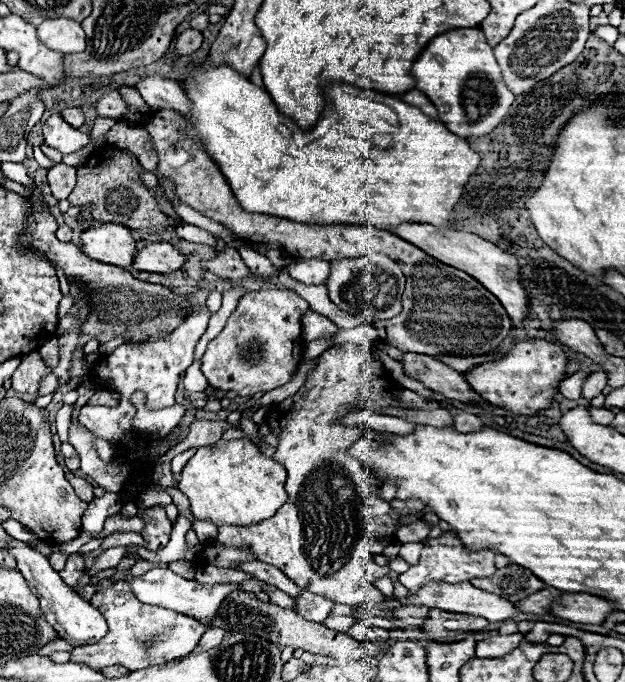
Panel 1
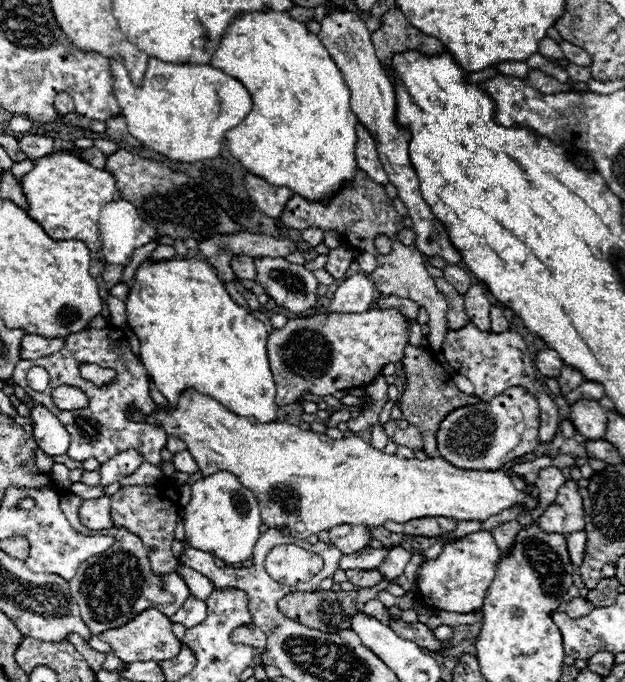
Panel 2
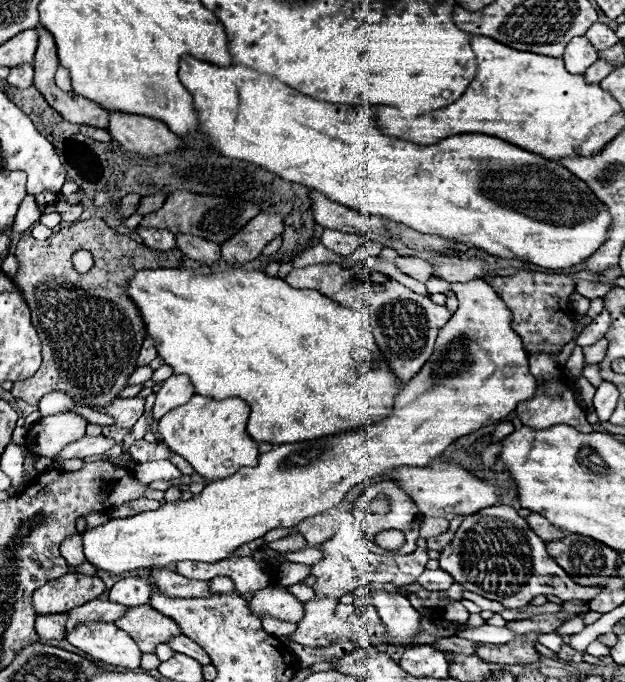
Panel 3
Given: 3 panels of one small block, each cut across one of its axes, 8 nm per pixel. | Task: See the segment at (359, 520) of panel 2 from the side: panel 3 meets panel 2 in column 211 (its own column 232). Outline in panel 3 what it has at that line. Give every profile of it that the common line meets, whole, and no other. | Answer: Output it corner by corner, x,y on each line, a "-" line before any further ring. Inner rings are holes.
194,394
186,404
172,408
158,420
158,432
162,440
180,456
184,456
192,468
206,480
220,480
232,476
242,466
258,464
258,444
248,436
246,422
250,406
240,398
214,400

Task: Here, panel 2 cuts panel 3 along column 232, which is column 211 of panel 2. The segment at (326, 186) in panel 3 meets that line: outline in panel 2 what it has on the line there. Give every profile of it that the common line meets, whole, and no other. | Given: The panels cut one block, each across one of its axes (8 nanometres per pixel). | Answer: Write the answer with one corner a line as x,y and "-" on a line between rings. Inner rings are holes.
150,58
148,70
144,76
144,84
136,88
130,82
128,70
122,62
110,60
112,64
112,78
114,78
114,94
120,104
122,116
128,124
128,132
140,140
144,146
156,150
158,154
168,156
170,160
178,162
198,162
198,160
210,160
220,156
222,142
226,138
226,132
234,126
238,126
246,114
252,110
252,96
246,90
246,86
228,76
226,72
210,66
210,64
166,64
158,58

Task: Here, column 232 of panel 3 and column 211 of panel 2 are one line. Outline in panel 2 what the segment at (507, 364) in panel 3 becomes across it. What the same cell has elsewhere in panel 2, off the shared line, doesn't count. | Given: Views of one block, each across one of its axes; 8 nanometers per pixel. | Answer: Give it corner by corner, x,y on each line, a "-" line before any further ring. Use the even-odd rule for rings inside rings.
226,470
202,476
192,484
190,502
184,506
186,542
192,548
206,550
228,564
240,564
252,556
254,544
260,536
260,506
256,496
240,484
240,480

